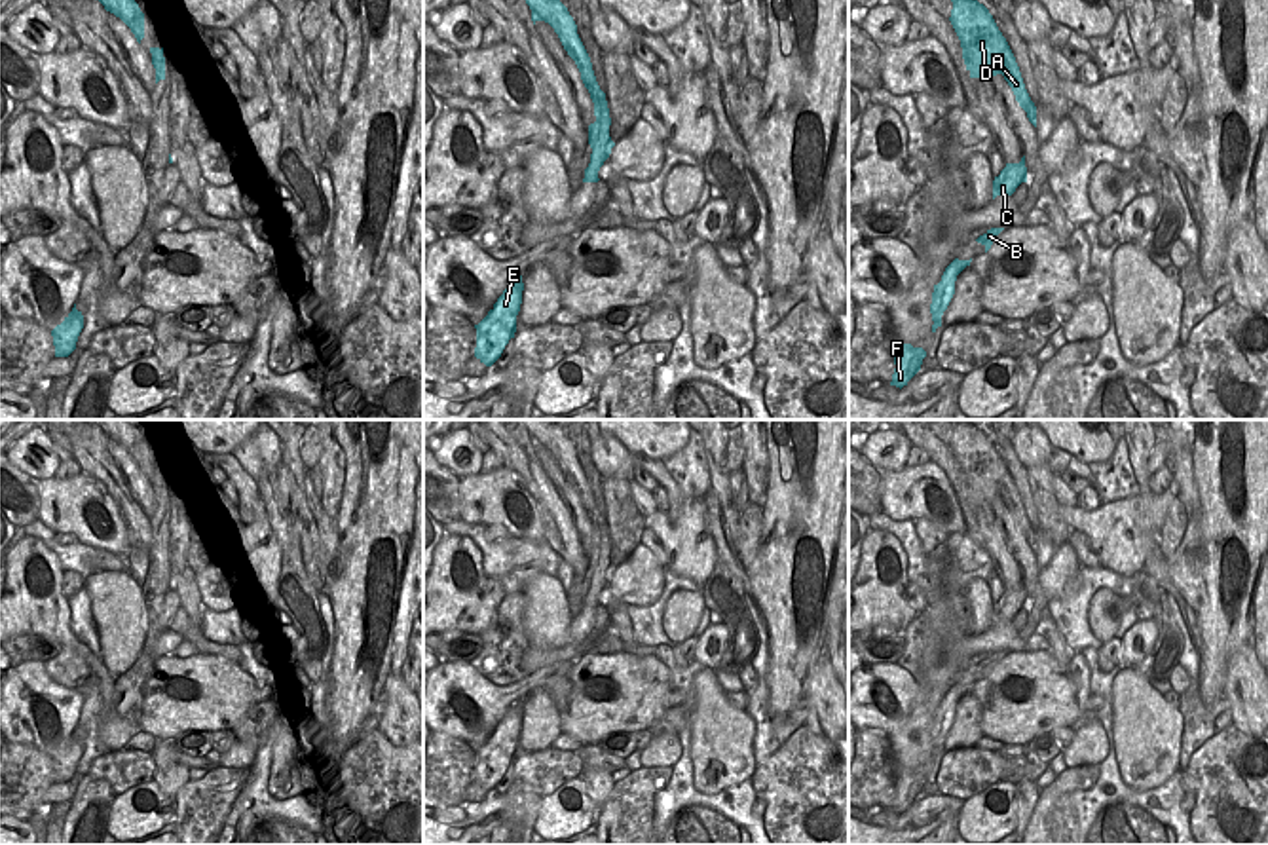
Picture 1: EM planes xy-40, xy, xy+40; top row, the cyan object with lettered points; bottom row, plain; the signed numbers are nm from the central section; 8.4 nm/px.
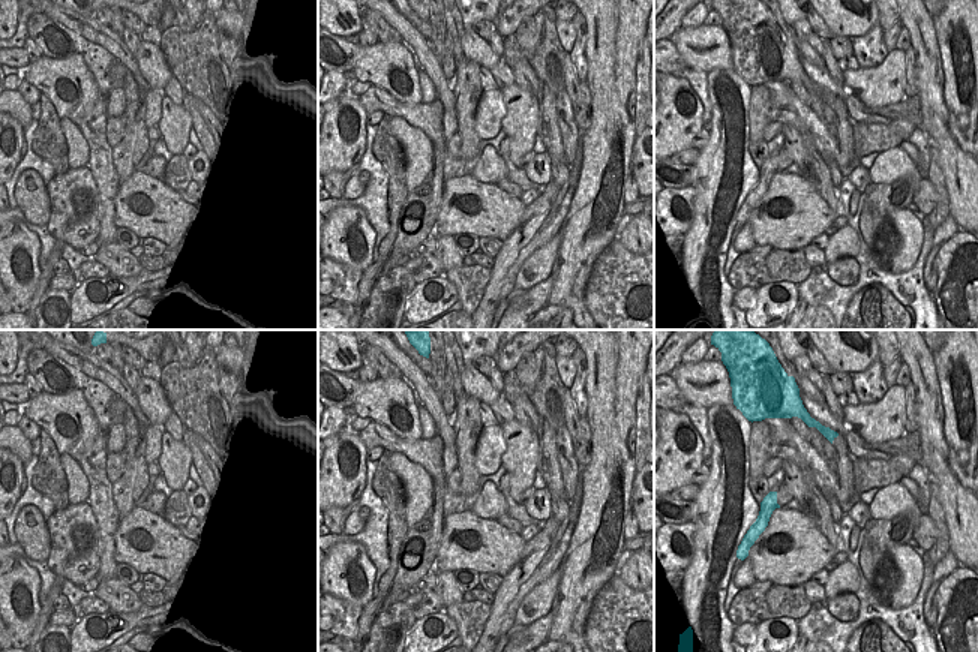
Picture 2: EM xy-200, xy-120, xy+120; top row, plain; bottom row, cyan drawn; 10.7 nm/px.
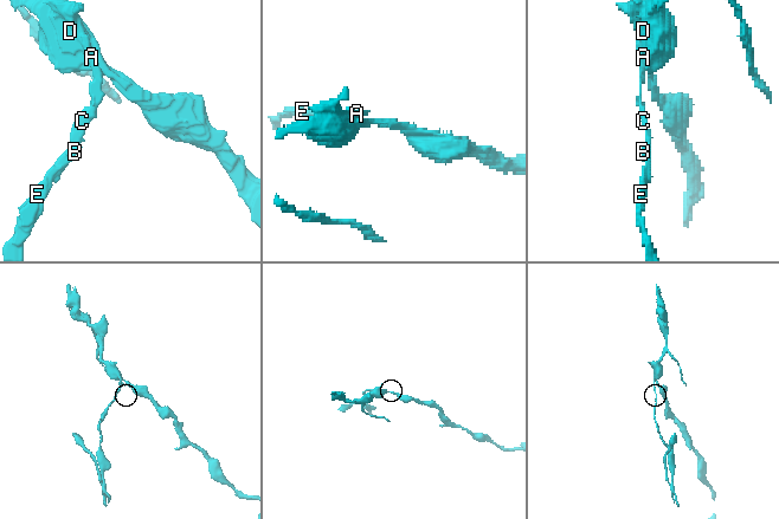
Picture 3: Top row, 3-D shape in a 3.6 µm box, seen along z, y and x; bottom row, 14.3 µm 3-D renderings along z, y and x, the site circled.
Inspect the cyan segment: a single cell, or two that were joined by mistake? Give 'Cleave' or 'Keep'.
Cleave.

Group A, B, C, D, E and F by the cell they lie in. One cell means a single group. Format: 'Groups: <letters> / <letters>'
Groups: A D / B C E F.

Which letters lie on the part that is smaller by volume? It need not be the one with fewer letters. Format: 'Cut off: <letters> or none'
Cut off: B, C, E, F

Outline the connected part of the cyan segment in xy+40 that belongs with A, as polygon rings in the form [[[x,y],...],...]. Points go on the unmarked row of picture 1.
[[[951,420],[951,427],[949,446],[960,465],[970,503],[993,507],[997,499],[1002,499],[1016,526],[1027,537],[1029,547],[1036,553],[1036,532],[1025,515],[1016,482],[989,435],[964,420]]]

